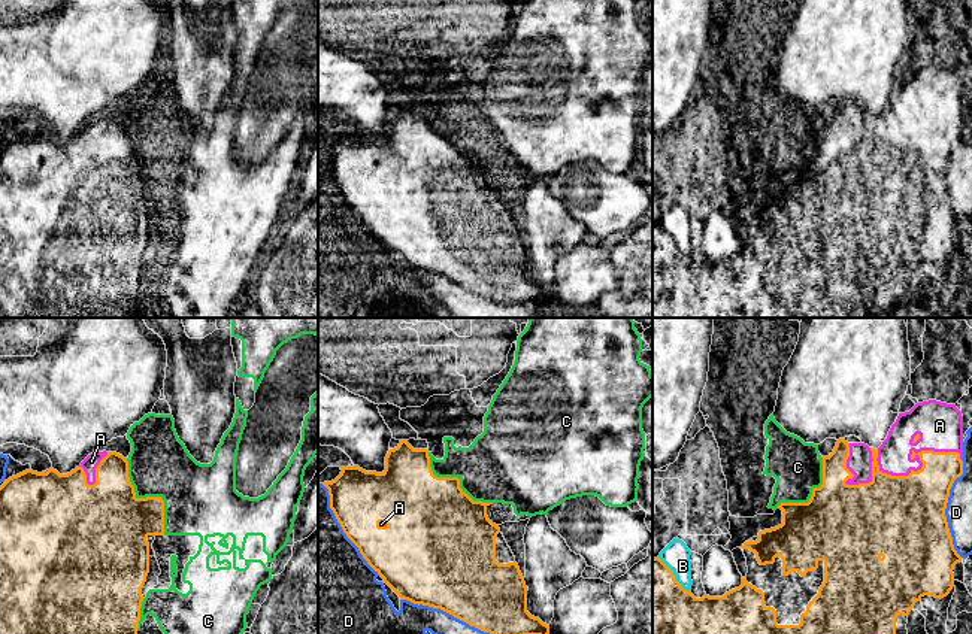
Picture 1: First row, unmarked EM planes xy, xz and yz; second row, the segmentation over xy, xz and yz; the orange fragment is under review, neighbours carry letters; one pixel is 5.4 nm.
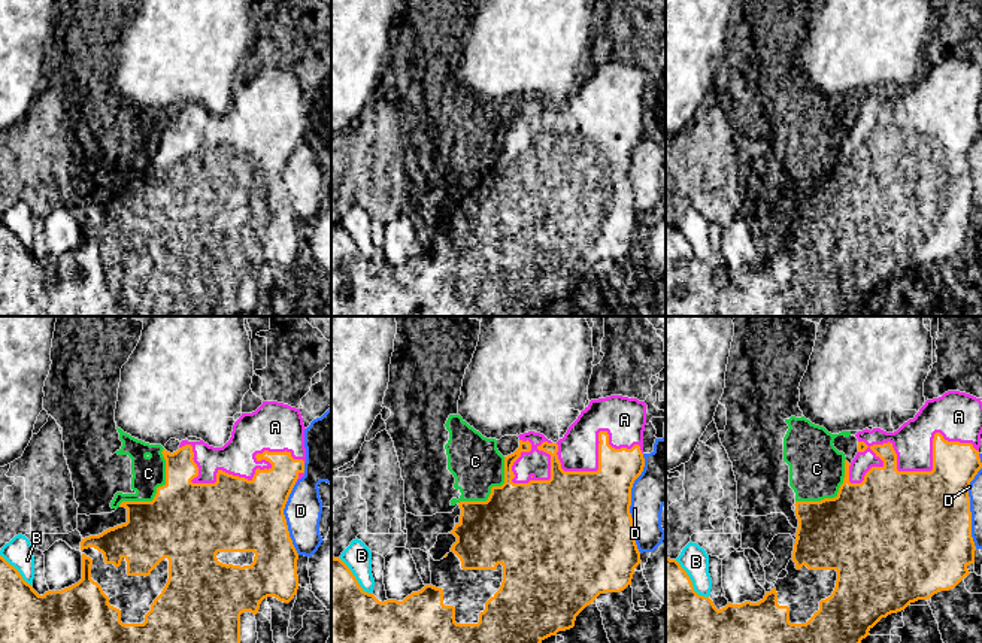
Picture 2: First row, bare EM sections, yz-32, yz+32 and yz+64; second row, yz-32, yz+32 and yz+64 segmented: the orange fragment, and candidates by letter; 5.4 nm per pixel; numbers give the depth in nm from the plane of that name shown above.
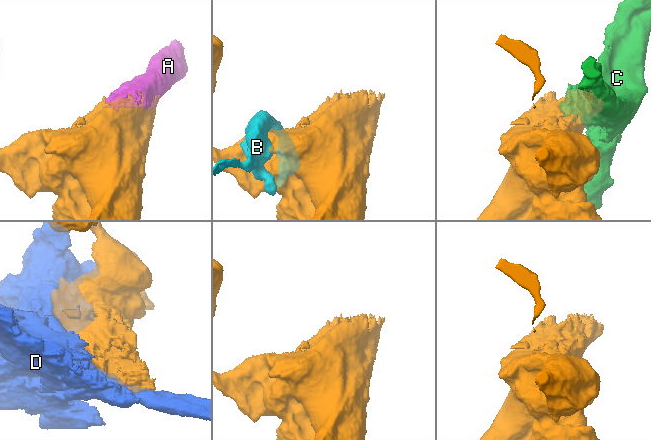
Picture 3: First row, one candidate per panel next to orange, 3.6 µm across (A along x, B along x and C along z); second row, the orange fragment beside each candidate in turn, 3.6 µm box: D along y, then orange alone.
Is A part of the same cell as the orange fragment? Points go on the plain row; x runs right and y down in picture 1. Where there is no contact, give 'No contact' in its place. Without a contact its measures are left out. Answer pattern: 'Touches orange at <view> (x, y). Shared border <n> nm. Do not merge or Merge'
Touches orange at yz (902, 142). Shared border 650 nm. Merge

